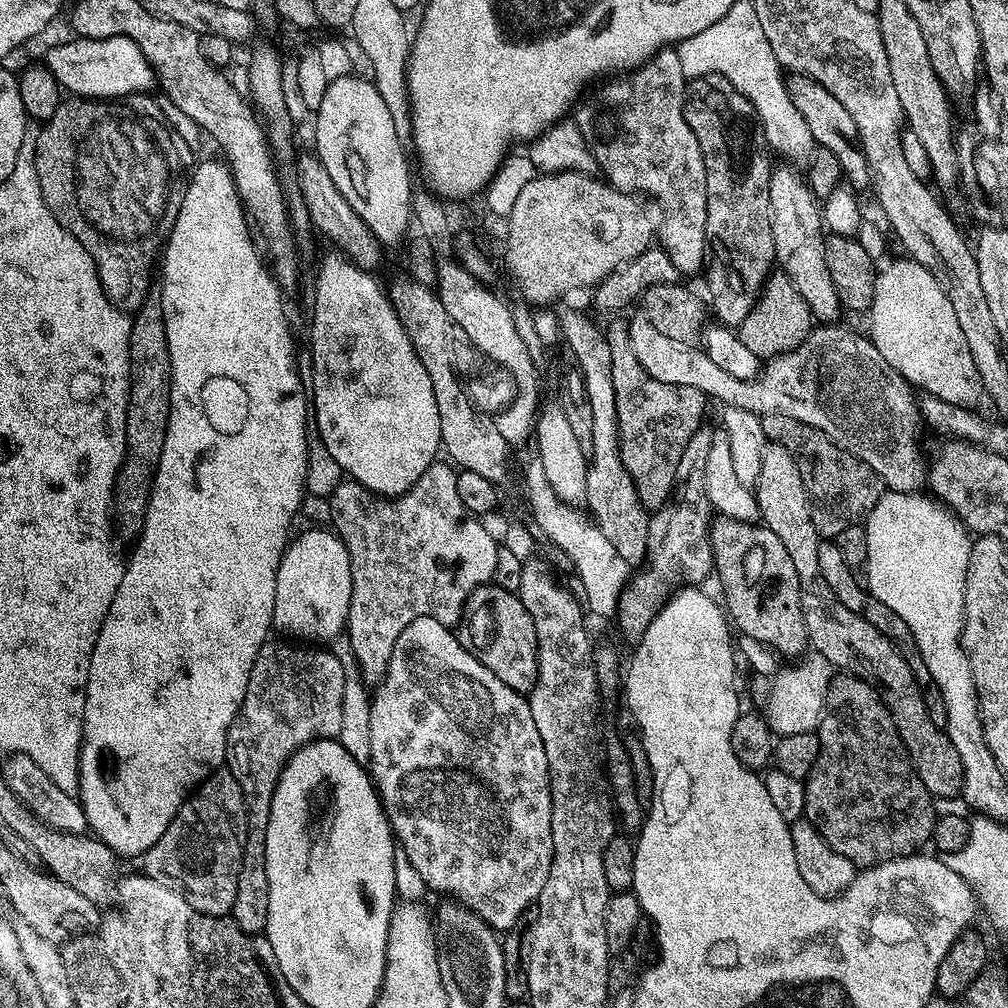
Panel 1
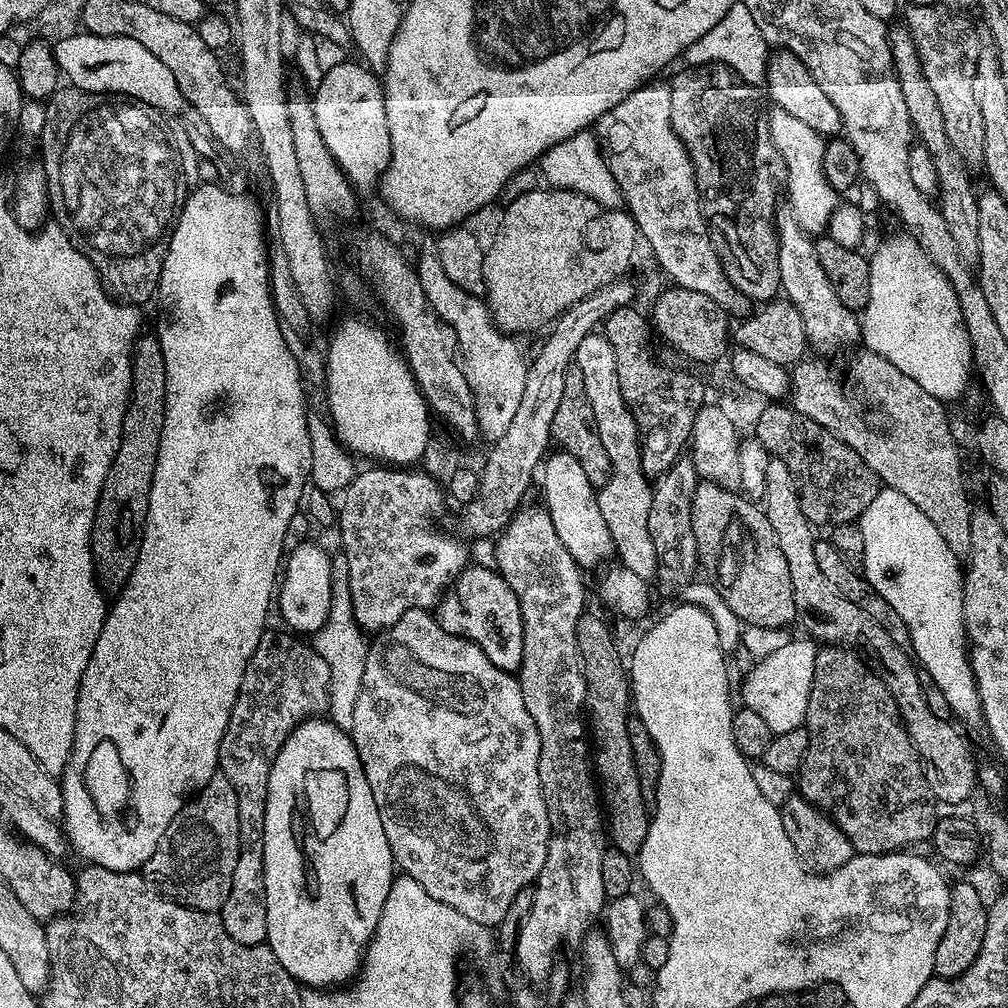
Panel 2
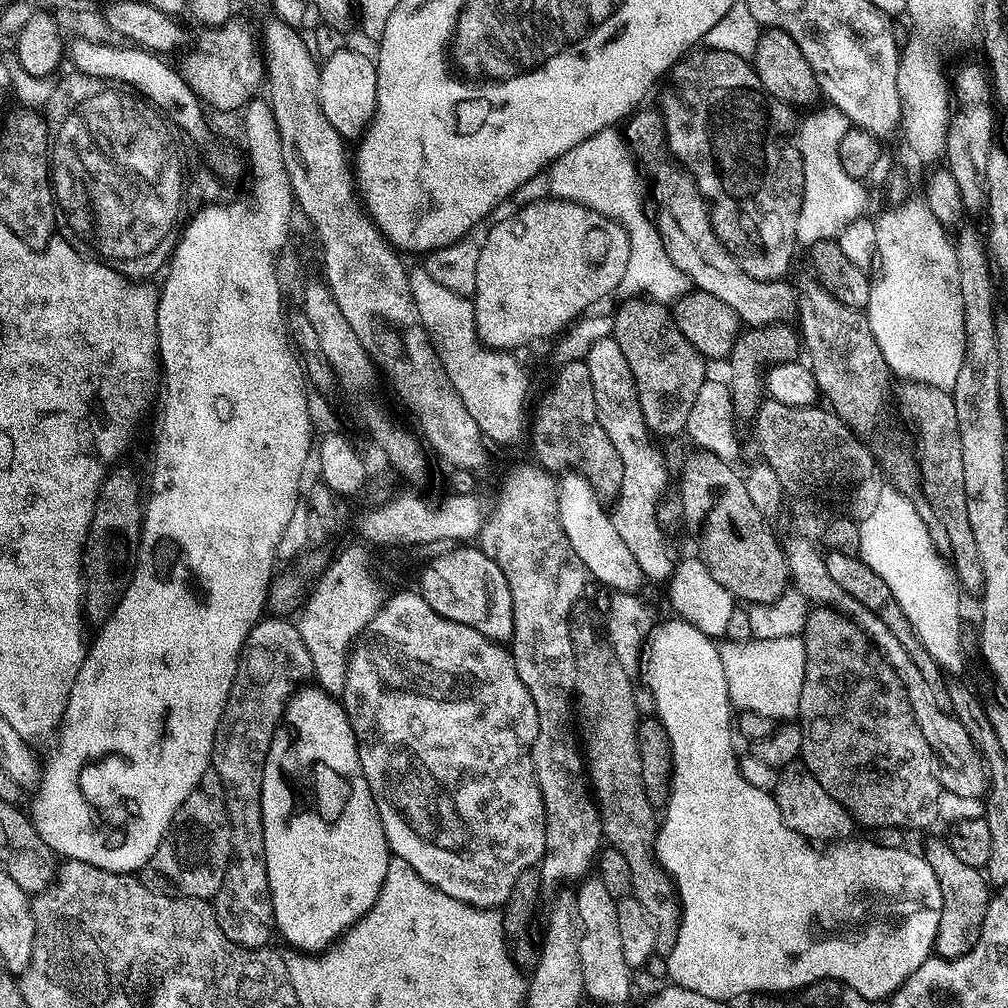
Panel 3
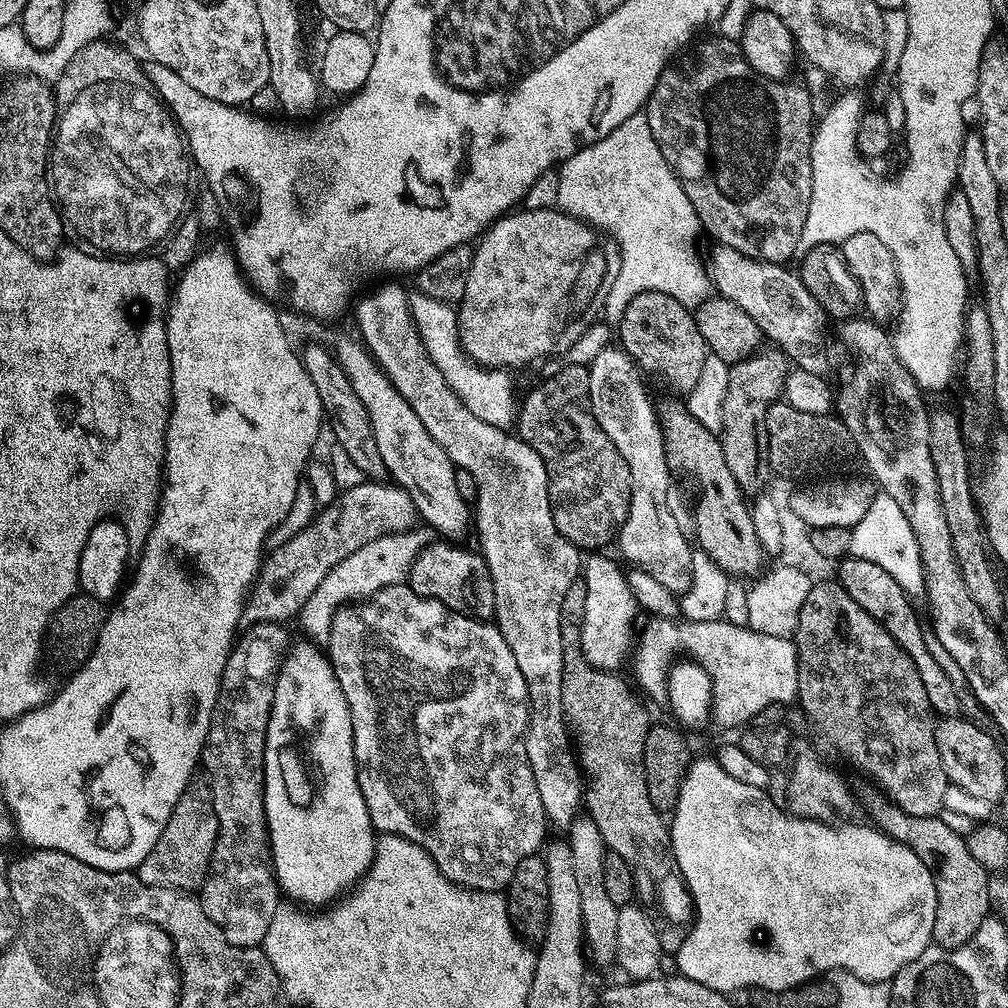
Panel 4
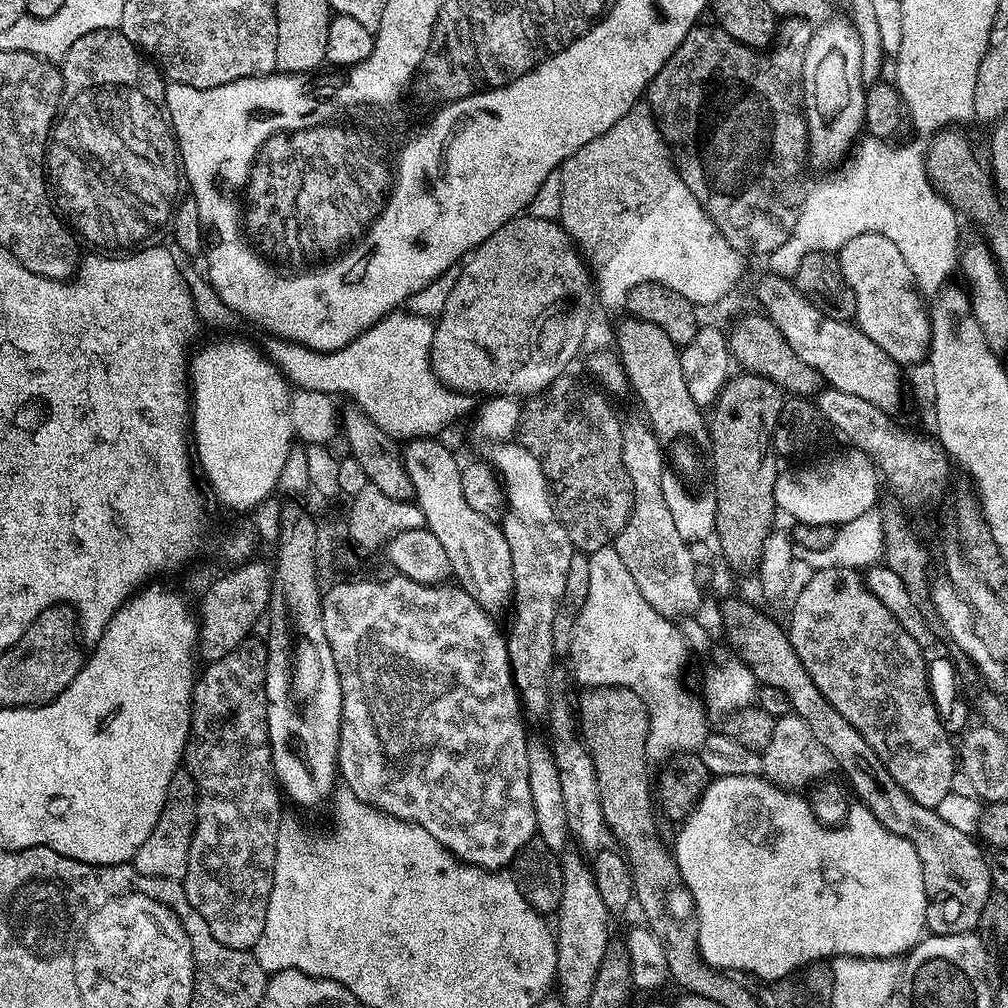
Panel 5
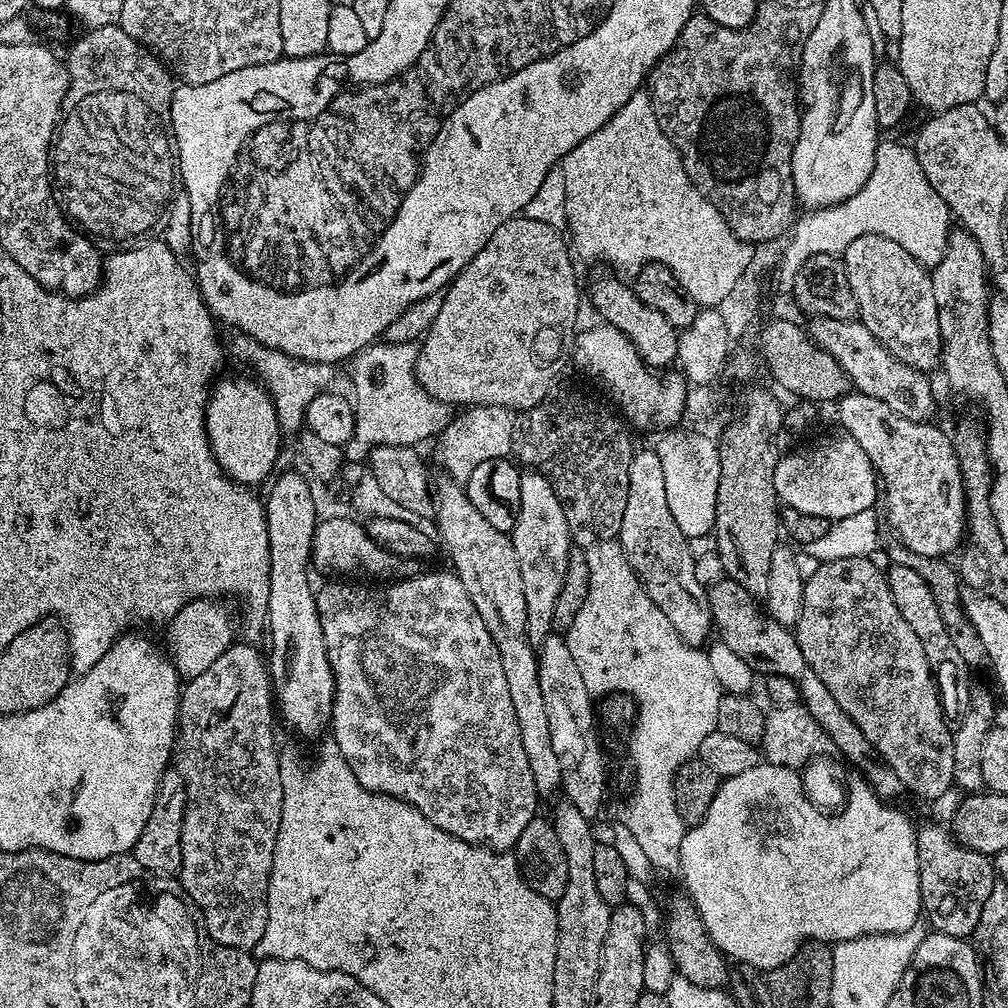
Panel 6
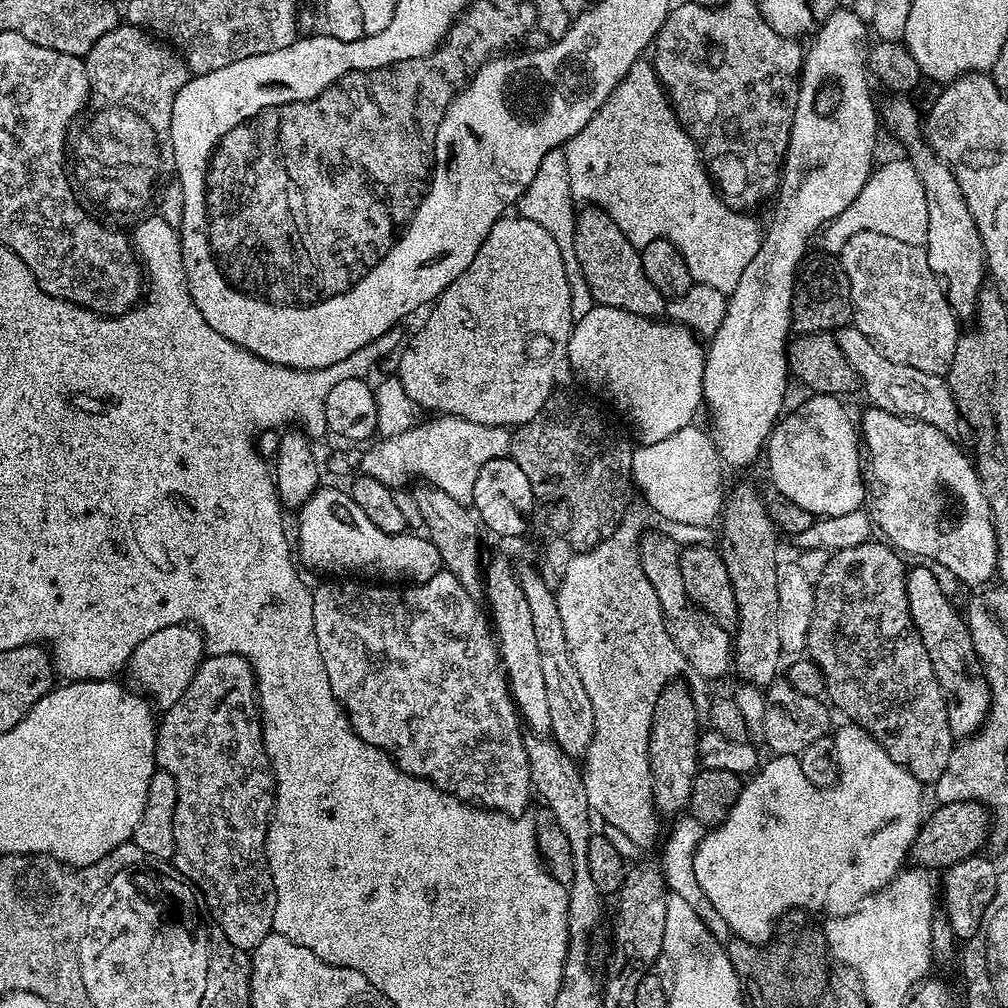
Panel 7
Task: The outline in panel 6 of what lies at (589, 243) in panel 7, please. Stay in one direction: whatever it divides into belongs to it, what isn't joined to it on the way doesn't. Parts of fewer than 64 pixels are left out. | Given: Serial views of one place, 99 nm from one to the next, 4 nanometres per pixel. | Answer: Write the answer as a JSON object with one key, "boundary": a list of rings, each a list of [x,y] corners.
{"boundary":[[[610,275],[612,276],[598,277],[592,284],[592,304],[596,307],[597,314],[600,315],[597,317],[603,323],[612,324],[618,330],[622,330],[622,334],[626,334],[626,338],[630,338],[630,342],[636,347],[638,354],[644,359],[649,369],[664,370],[675,365],[677,363],[676,351],[678,350],[677,329],[673,328],[670,322],[666,322],[666,318],[662,318],[662,314],[658,314],[658,310],[642,303],[635,287],[628,285],[627,288],[620,281],[623,279],[619,275]]]}

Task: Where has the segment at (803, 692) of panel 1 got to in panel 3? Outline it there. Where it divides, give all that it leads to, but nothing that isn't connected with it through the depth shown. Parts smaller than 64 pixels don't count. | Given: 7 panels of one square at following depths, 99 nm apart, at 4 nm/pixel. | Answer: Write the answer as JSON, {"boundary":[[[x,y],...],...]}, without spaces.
{"boundary":[[[799,635],[765,640],[747,639],[725,639],[725,644],[721,643],[718,648],[733,709],[766,714],[774,722],[791,721],[800,710],[802,678],[806,674],[803,639]]]}

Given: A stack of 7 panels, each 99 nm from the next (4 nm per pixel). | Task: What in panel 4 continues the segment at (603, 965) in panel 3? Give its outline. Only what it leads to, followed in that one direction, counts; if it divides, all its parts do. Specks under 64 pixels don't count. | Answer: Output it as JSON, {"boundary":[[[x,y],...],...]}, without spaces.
{"boundary":[[[586,814],[577,815],[566,828],[566,839],[570,854],[574,858],[574,875],[578,881],[578,898],[582,901],[584,935],[590,956],[600,964],[612,964],[618,950],[618,914],[620,908],[610,899],[606,886],[602,886],[602,866],[604,865],[604,839]]]}

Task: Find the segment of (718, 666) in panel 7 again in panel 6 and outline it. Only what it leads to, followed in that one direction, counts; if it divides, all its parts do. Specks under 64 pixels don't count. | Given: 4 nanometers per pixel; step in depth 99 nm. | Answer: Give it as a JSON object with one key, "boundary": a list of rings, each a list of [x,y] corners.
{"boundary":[[[654,450],[637,451],[628,464],[630,470],[630,494],[626,498],[626,514],[622,514],[622,526],[618,537],[622,550],[630,562],[640,585],[650,594],[654,606],[670,618],[670,626],[678,630],[682,642],[692,648],[703,649],[709,643],[714,632],[712,608],[708,605],[708,593],[705,585],[700,585],[696,577],[696,560],[692,557],[689,537],[682,534],[678,522],[674,522],[674,514],[670,514],[670,506],[666,502],[666,477],[662,474],[662,462]]]}

